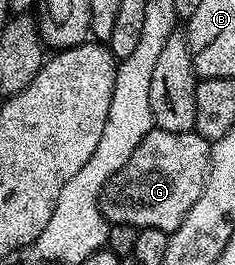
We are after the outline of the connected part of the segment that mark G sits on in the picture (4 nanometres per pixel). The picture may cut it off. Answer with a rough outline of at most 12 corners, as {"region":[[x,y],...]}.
{"region":[[153,129],[104,185],[111,225],[175,232],[211,145]]}

